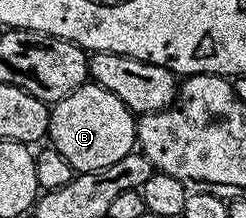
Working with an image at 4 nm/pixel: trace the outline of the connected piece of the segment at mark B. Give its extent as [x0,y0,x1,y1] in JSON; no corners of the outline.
[47,83,137,173]

